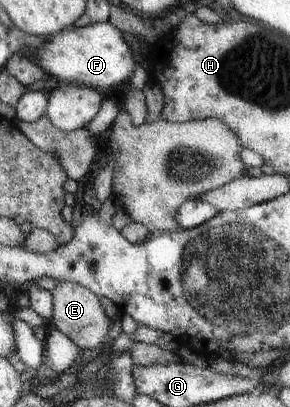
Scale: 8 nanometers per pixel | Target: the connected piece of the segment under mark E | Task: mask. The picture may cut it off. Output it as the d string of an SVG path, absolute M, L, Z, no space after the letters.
M58 281L50 293L52 294L52 313L48 320L48 327L68 336L81 351L106 344L109 318L105 316L105 310L99 304L96 294L80 284L69 281Z

